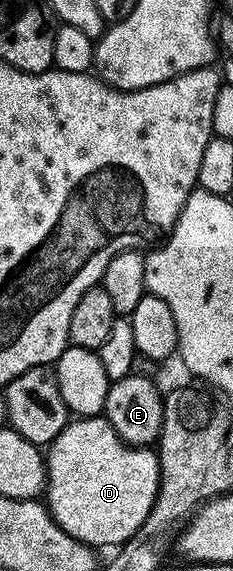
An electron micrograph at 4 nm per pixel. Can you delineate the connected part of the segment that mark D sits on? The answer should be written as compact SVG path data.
M105 417L72 418L46 448L45 462L47 510L69 537L94 549L132 539L159 494L158 454L125 443Z

